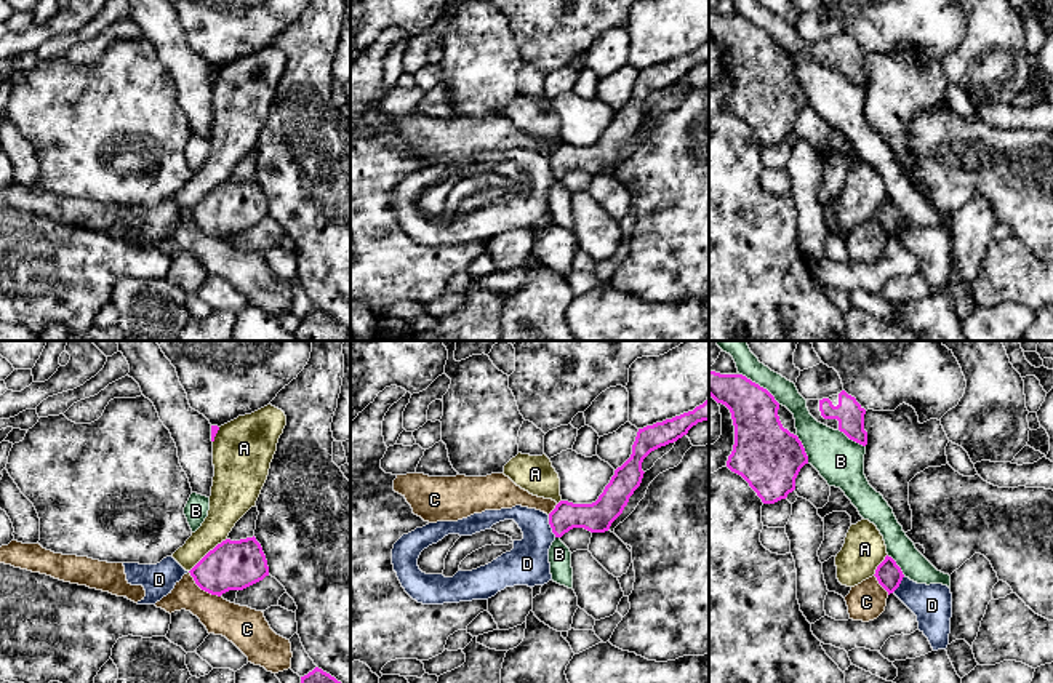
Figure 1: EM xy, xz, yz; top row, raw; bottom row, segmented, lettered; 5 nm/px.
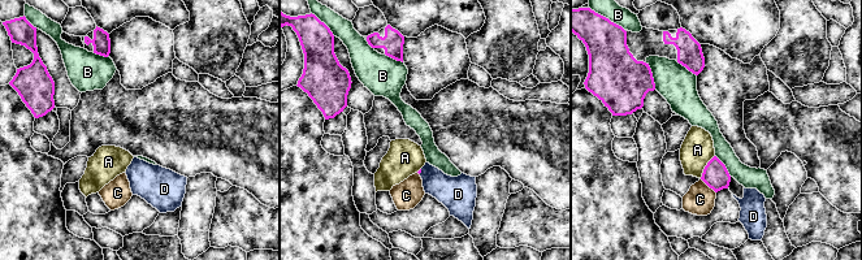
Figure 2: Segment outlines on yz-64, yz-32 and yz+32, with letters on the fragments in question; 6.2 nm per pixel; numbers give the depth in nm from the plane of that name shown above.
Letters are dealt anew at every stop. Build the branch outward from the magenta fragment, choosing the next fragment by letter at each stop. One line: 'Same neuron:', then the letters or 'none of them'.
Same neuron: none of them

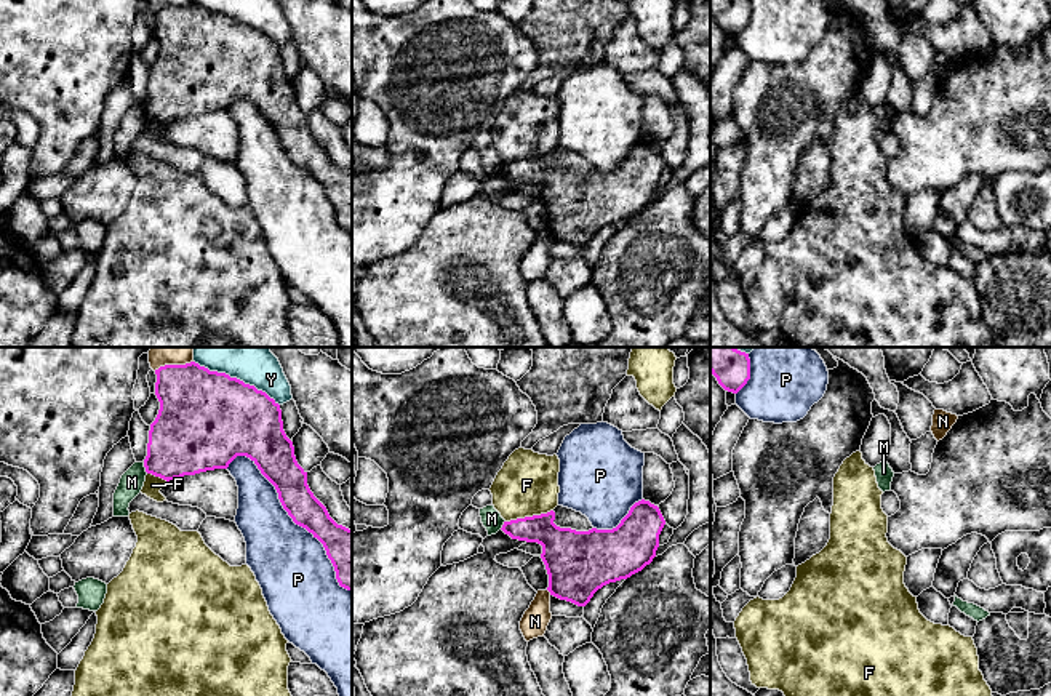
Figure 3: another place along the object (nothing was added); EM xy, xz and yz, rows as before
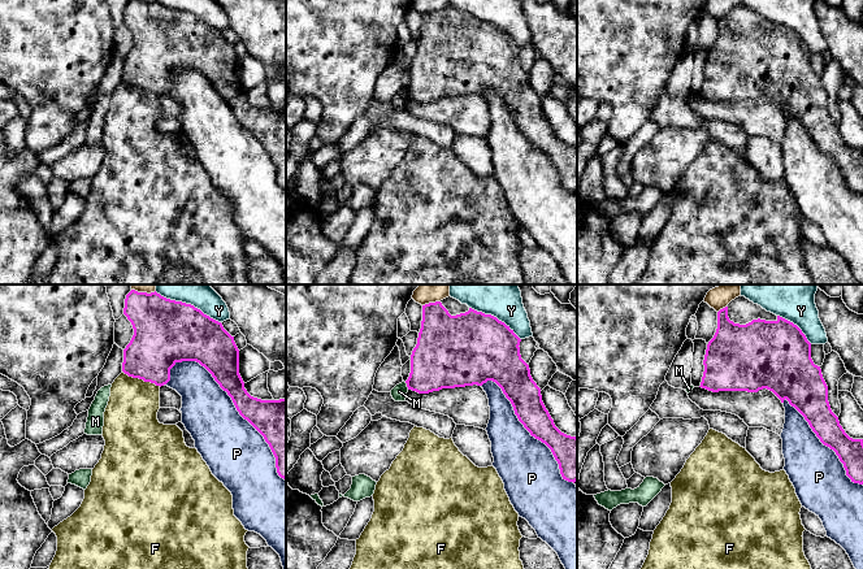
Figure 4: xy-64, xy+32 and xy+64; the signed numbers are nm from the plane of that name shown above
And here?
Same neuron: none of them

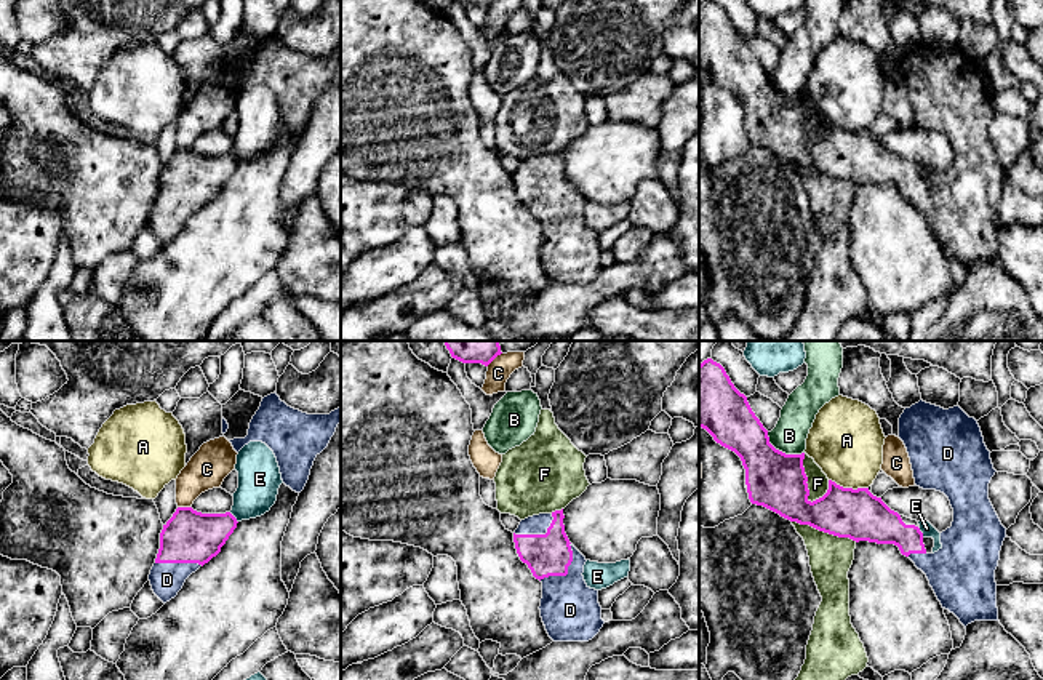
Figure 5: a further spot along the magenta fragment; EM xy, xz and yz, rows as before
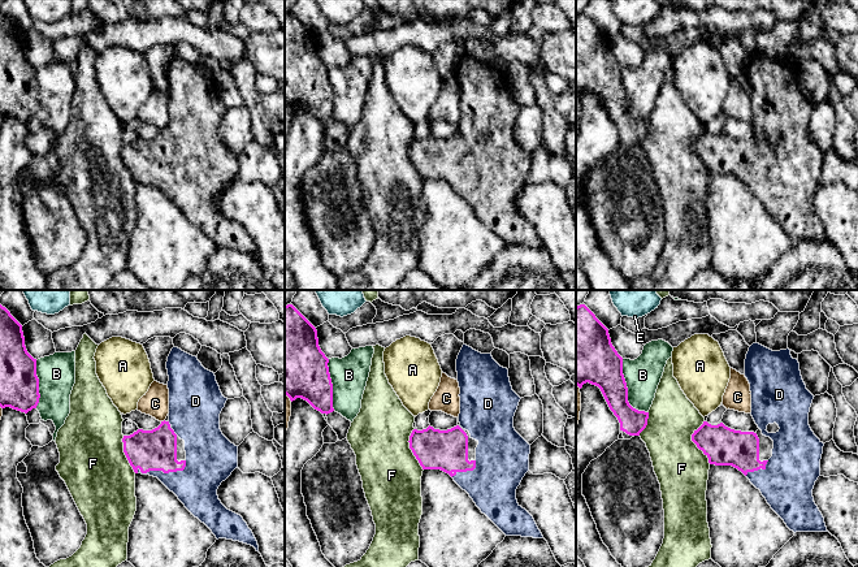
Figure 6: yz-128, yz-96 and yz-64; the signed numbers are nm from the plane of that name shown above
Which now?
Same neuron: D

